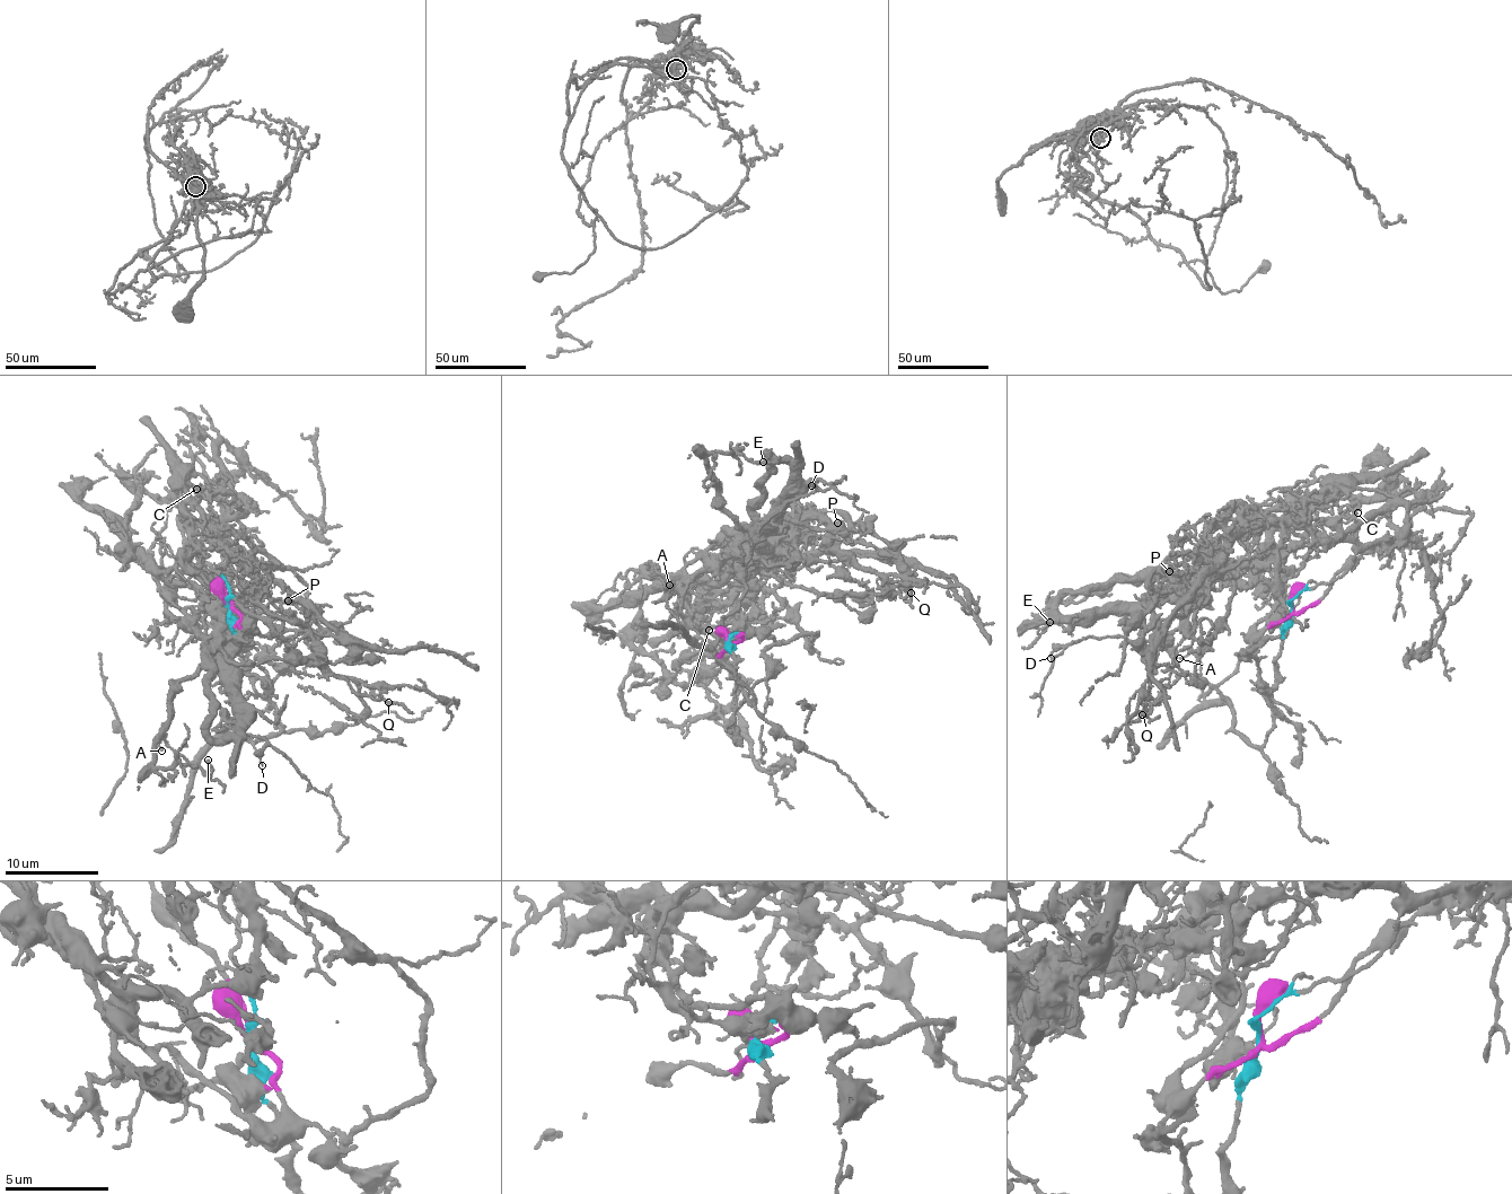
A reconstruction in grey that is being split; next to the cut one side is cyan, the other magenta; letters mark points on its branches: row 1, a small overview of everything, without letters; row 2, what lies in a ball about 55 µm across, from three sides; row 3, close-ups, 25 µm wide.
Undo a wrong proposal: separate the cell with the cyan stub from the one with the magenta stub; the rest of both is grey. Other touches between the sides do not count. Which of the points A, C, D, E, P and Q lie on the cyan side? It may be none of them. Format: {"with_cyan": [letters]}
{"with_cyan": ["A", "D"]}

